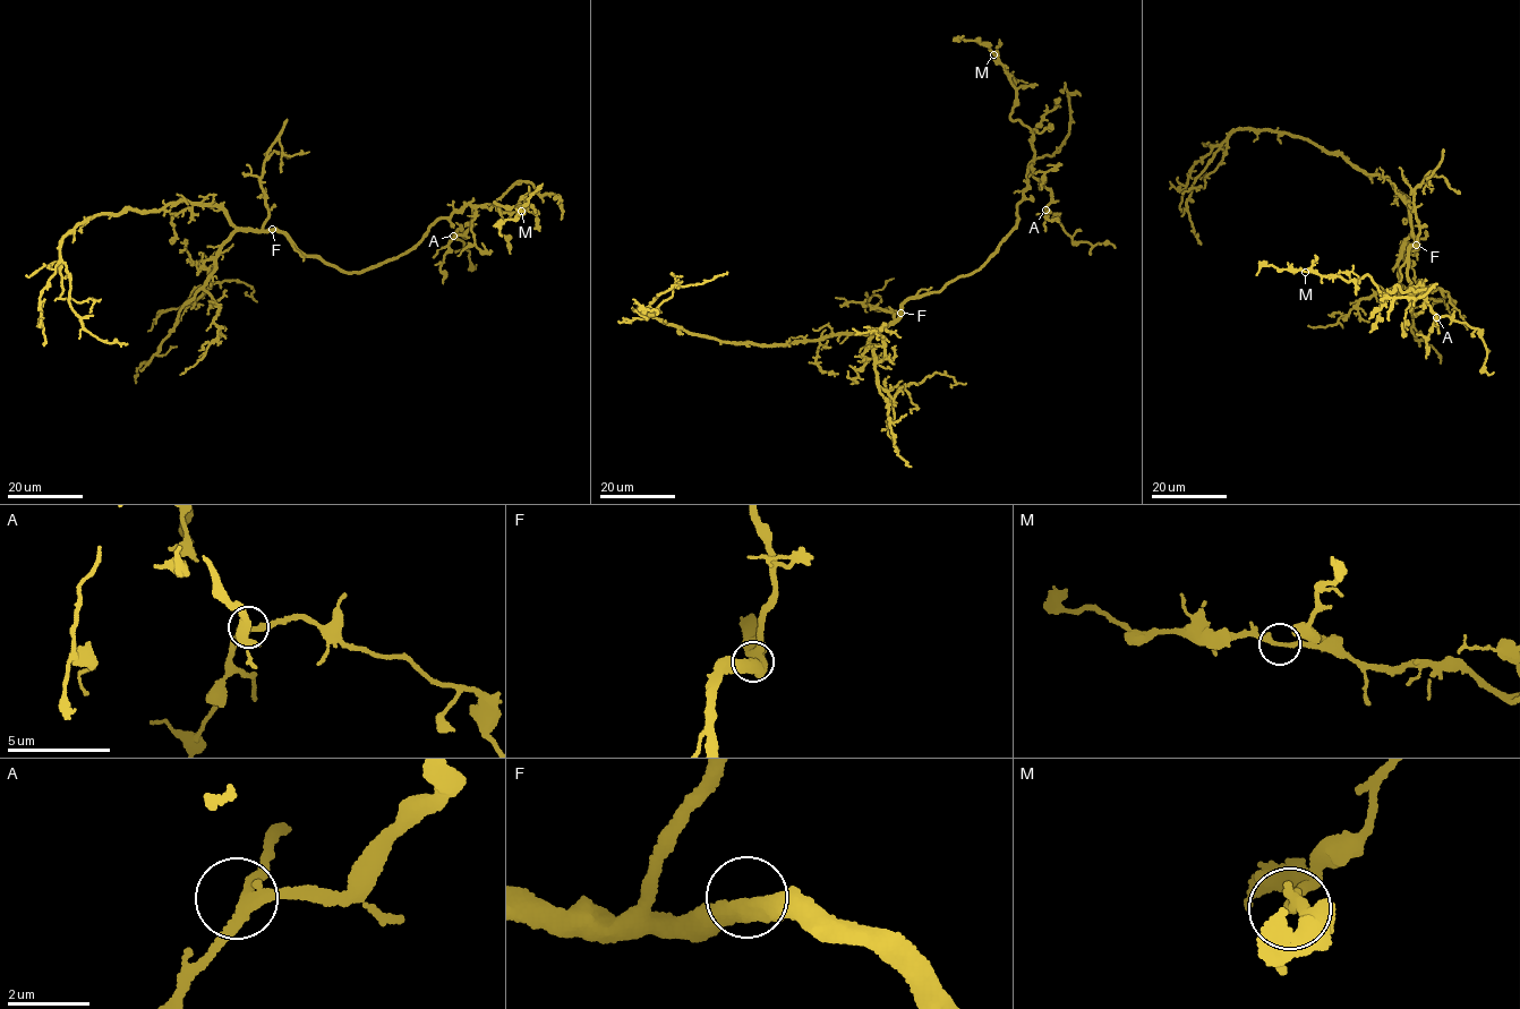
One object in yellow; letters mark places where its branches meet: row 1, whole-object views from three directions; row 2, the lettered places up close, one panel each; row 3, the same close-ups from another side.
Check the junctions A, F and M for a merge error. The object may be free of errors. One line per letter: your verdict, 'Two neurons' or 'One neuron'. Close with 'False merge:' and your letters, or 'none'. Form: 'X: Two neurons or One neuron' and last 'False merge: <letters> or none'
A: One neuron
F: One neuron
M: One neuron
False merge: none

